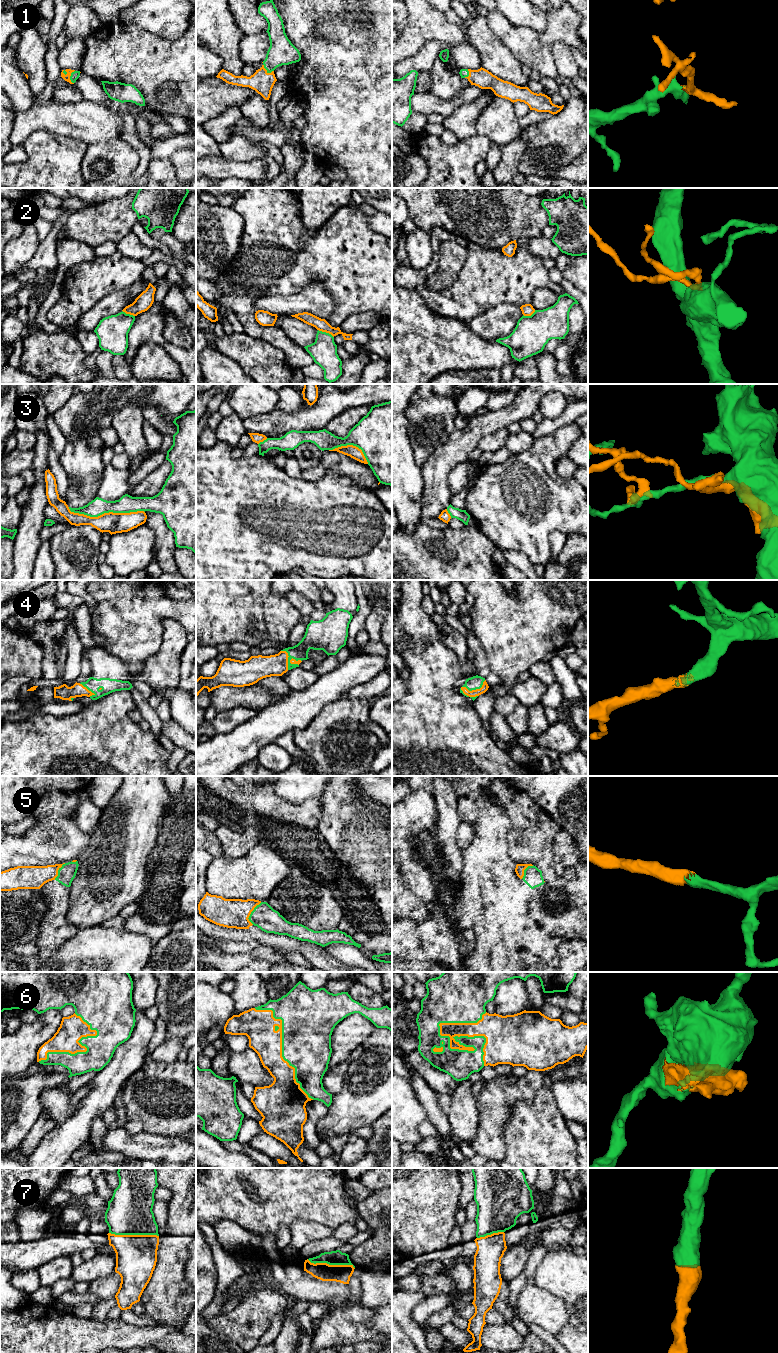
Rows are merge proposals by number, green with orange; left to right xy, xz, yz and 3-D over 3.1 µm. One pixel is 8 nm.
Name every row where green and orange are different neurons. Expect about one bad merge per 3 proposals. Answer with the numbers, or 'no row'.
2, 3

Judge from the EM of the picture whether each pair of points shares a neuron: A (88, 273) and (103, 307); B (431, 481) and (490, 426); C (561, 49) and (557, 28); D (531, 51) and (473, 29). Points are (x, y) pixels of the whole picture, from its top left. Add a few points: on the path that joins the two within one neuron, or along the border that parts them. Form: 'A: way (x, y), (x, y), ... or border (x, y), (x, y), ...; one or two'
A: border (121, 289), (105, 295), (82, 315); two
B: way (441, 465), (474, 432); one
C: border (568, 43), (555, 41), (552, 44), (554, 63); two
D: border (485, 18), (493, 34), (514, 55); two

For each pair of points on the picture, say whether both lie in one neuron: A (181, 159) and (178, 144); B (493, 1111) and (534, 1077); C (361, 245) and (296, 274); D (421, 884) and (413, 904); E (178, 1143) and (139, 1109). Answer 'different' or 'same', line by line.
A: different
B: same
C: same
D: different
E: different

